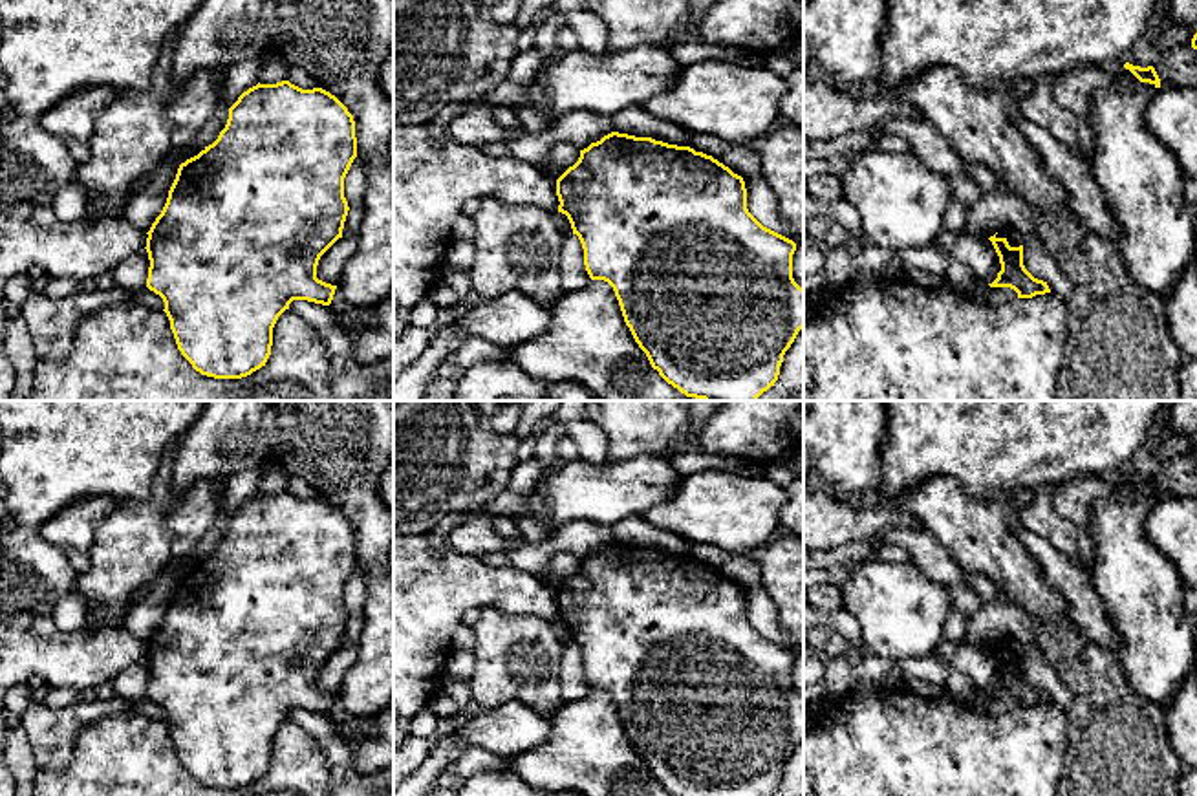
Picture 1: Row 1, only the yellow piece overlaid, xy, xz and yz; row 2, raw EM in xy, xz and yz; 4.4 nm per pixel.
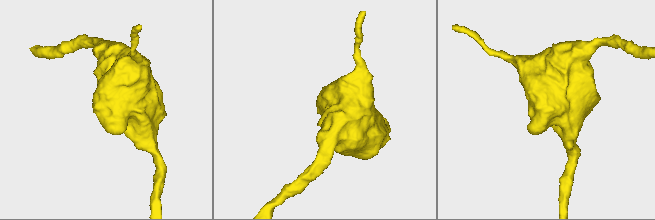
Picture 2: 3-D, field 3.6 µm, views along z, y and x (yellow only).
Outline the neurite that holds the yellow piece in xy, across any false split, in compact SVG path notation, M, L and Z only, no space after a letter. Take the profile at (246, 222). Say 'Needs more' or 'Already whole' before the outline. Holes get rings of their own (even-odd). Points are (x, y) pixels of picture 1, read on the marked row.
Already whole. M289 81L256 84L229 108L218 139L179 165L161 214L146 232L146 287L165 302L178 350L196 371L242 379L265 366L273 328L293 300L329 306L337 285L317 278L320 256L342 238L348 216L344 177L357 157L355 121L322 88L302 90Z

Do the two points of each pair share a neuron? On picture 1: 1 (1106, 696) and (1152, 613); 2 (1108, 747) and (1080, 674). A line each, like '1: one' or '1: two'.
1: two
2: one

